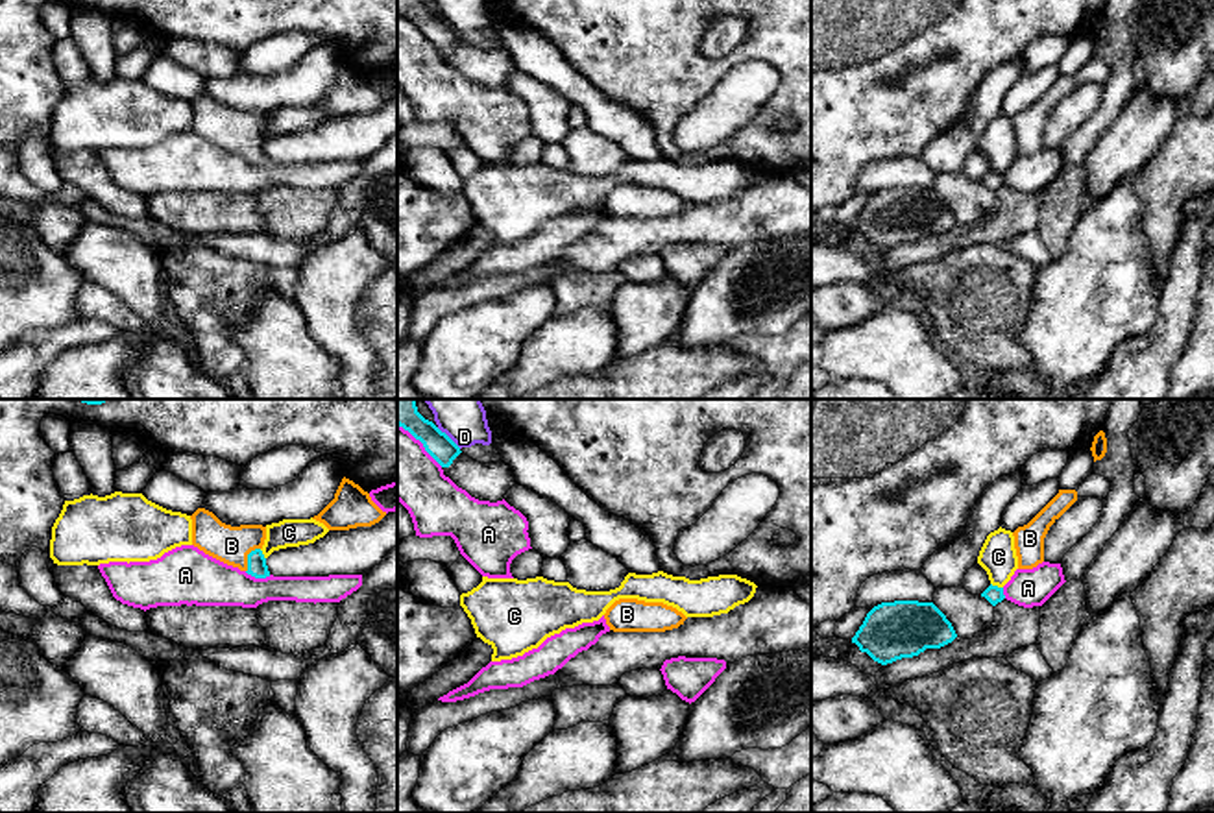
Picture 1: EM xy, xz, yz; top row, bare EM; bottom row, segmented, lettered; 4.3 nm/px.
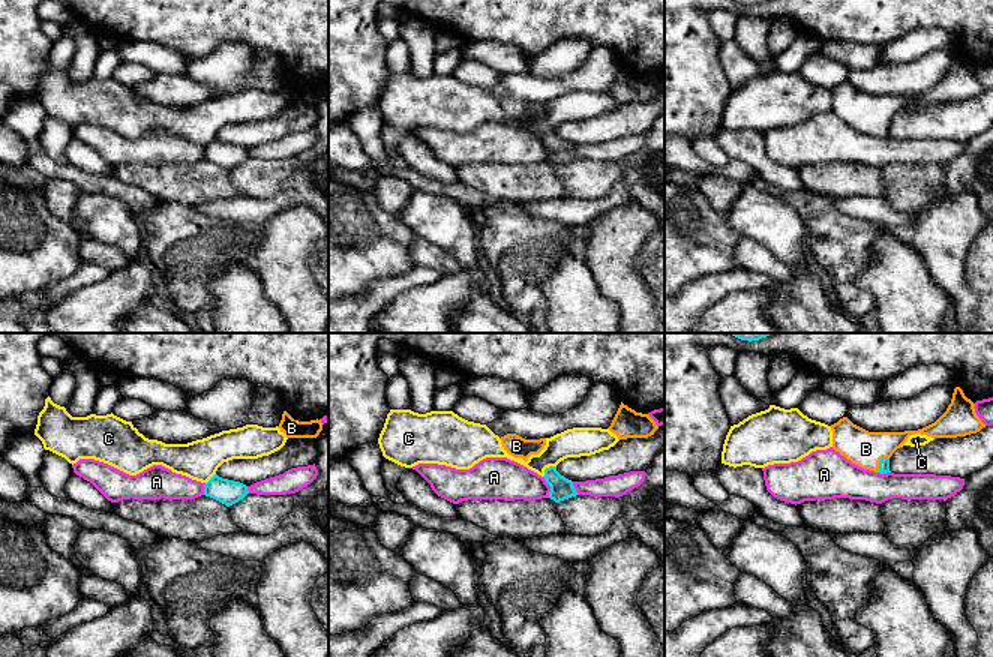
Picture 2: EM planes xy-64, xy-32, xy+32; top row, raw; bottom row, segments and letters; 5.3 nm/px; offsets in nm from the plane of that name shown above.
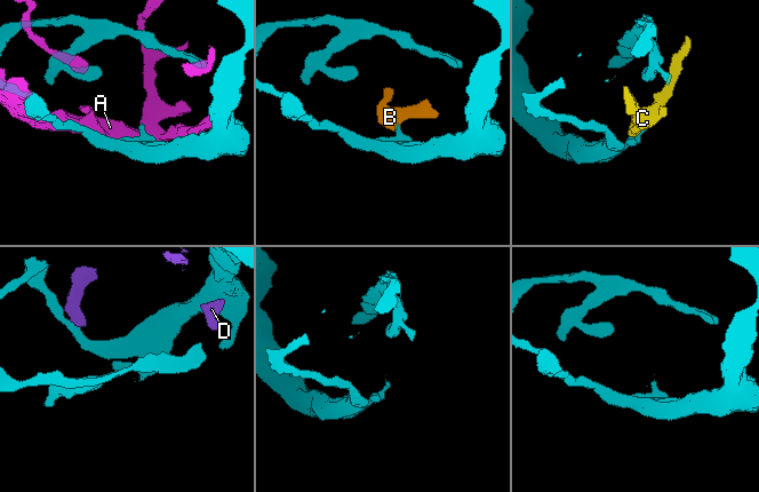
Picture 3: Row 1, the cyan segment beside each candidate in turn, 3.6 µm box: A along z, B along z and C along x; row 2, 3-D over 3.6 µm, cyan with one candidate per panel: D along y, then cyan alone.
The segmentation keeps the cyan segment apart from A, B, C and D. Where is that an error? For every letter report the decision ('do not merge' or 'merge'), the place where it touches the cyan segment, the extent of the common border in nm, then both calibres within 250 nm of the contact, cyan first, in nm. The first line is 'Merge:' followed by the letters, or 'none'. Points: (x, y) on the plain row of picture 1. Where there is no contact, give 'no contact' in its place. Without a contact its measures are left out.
Merge: B
A: do not merge | xy (257, 163) | 120 nm | 90/220 nm
B: merge | xy (248, 145) | 130 nm | 90/160 nm
C: do not merge | yz (996, 172) | 60 nm | 80/160 nm
D: do not merge | xz (448, 23) | 140 nm | 110/140 nm

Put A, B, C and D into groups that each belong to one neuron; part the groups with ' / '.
A / B / C / D

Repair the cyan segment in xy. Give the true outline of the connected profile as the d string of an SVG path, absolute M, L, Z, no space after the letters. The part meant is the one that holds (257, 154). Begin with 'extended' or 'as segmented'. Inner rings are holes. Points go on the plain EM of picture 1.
extended; M198 94L192 102L192 131L205 140L238 153L255 164L270 163L262 131L266 113L222 109L212 98Z

